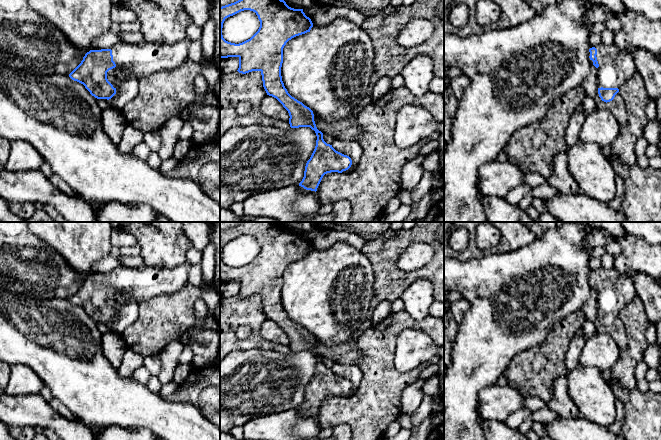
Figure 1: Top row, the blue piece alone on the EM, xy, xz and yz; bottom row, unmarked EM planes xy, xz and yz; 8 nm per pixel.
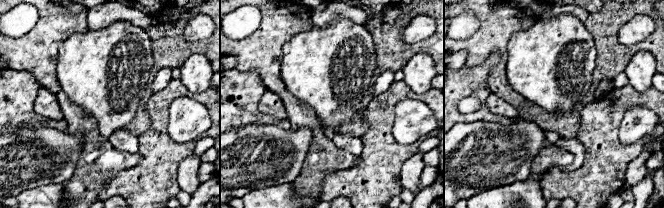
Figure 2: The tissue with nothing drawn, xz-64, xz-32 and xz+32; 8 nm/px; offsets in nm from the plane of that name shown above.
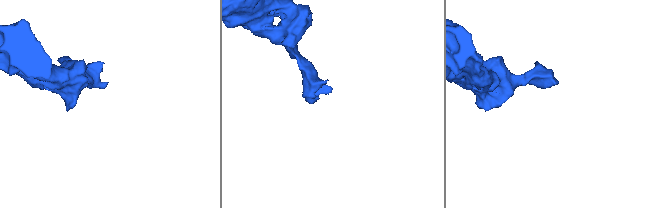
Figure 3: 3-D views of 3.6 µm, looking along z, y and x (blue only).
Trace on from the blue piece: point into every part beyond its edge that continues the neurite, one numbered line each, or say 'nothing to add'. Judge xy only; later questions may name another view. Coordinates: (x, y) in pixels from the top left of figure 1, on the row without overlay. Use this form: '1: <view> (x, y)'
1: xy (132, 284)

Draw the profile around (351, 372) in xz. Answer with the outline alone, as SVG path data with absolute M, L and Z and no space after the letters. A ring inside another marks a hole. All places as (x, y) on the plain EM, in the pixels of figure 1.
M335 362L332 371L351 382L353 394L358 390L362 380L362 373L356 364L340 364Z

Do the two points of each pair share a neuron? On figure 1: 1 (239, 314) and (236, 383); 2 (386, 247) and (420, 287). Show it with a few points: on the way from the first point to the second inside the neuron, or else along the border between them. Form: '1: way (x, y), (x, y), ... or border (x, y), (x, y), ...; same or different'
1: border (261, 350), (250, 348), (234, 350), (230, 353); different
2: border (433, 286), (427, 280), (415, 279), (400, 297); different

